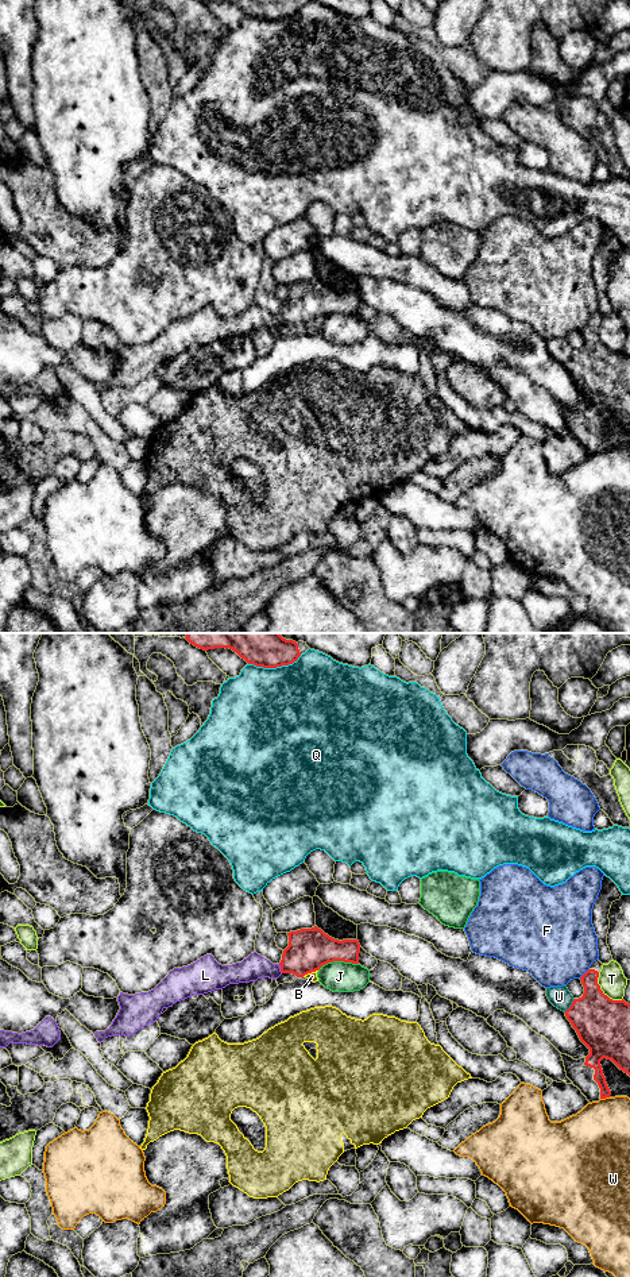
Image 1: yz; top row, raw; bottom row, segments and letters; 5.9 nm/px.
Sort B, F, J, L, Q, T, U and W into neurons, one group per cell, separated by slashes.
B / F / J / L / Q / T / U / W

